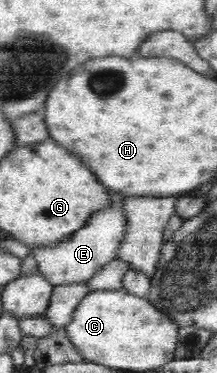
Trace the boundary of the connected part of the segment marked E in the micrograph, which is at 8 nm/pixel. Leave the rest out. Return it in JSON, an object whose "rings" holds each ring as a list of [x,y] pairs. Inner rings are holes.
{"rings":[[[115,196],[112,208],[103,213],[94,214],[86,226],[75,232],[67,241],[51,246],[30,248],[33,260],[37,262],[37,272],[55,286],[69,286],[88,281],[109,261],[114,260],[116,248],[123,238],[124,215],[121,200]]]}

